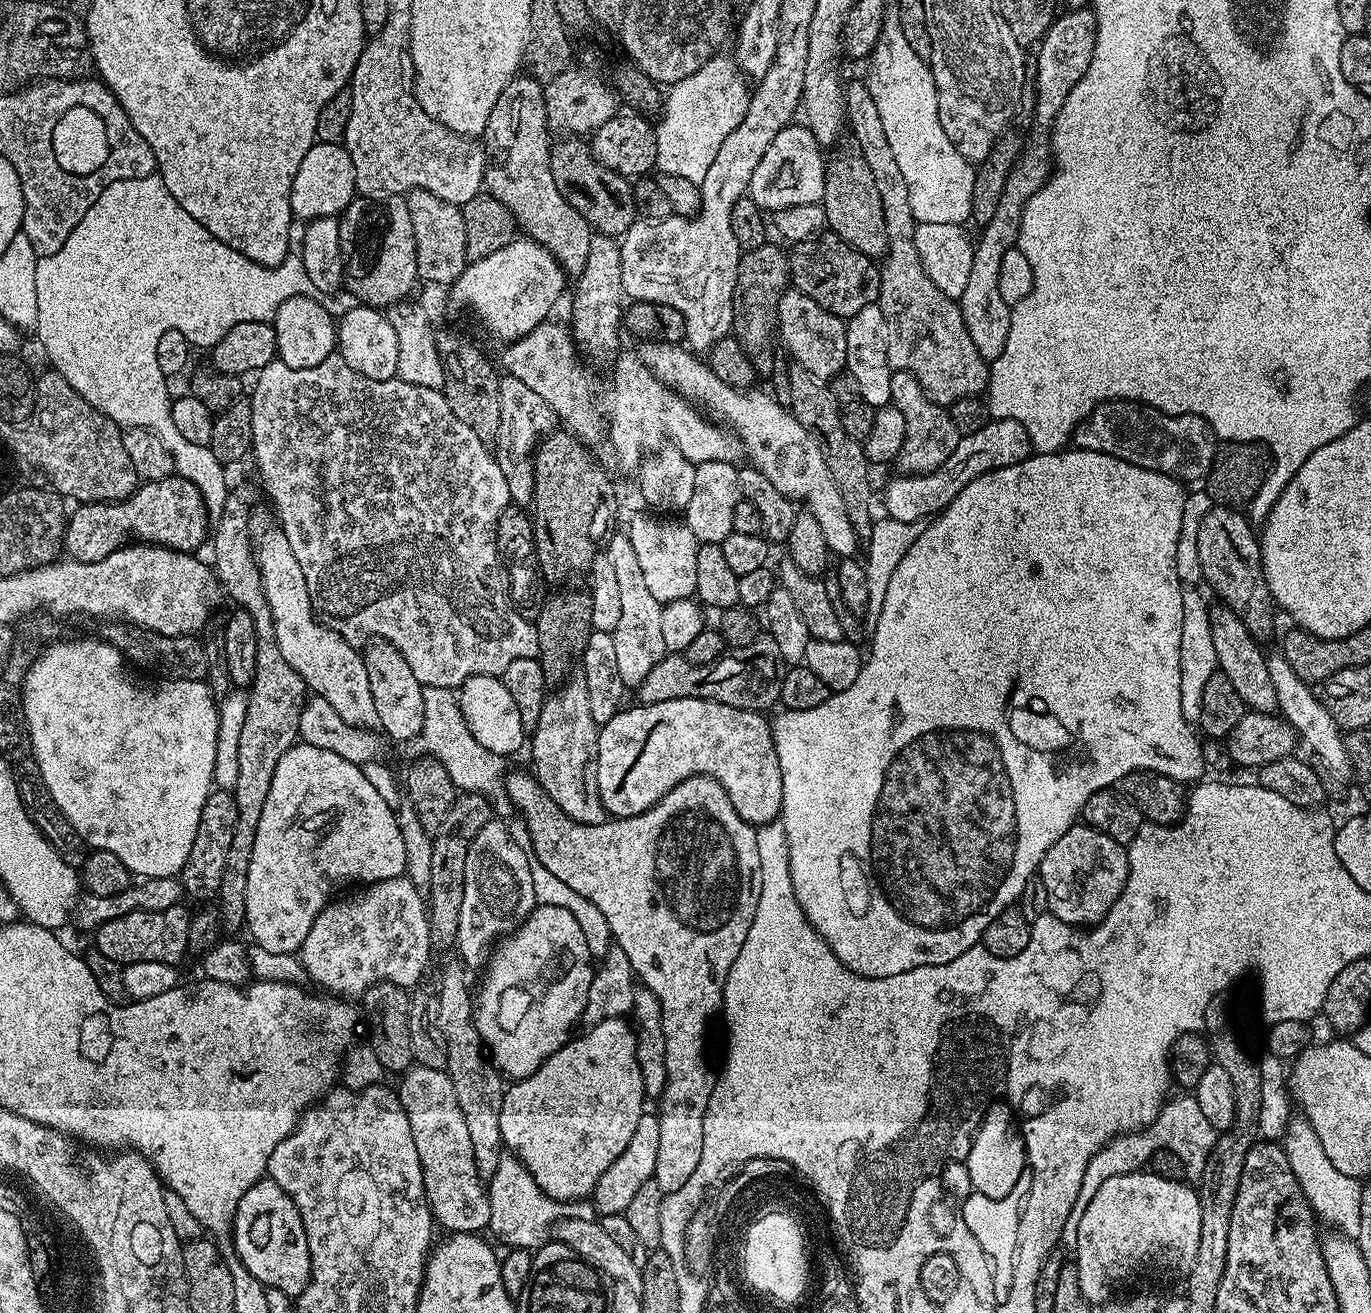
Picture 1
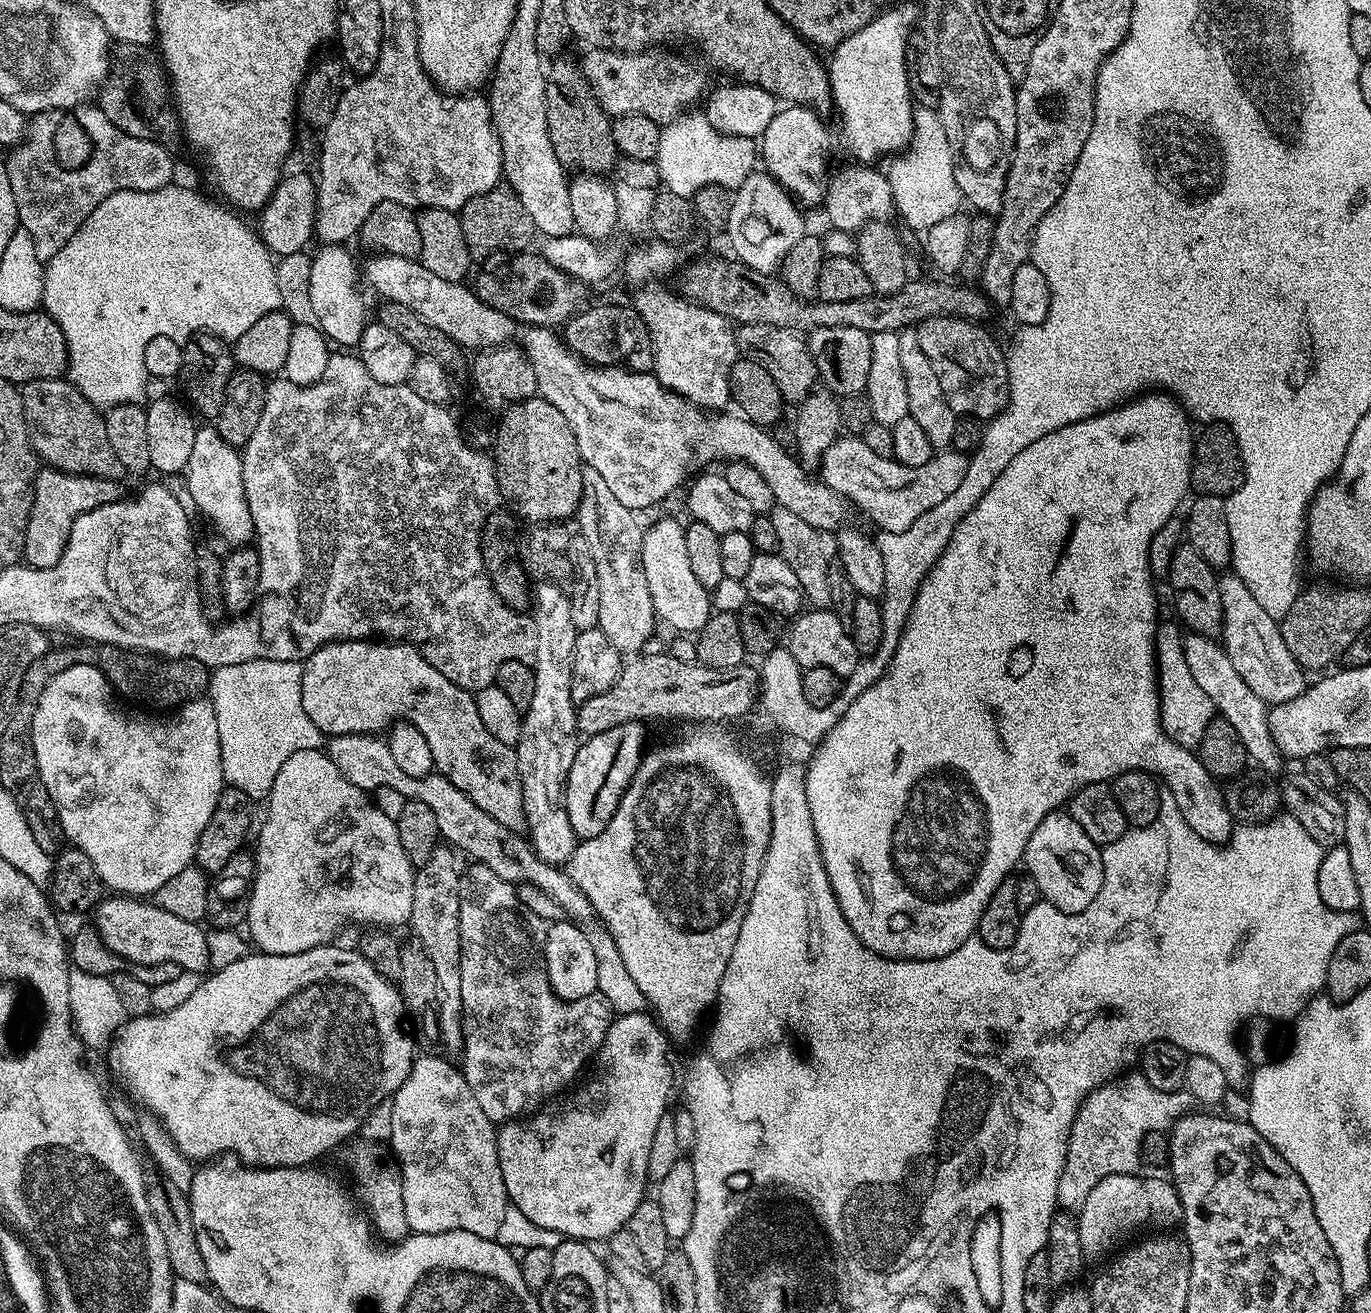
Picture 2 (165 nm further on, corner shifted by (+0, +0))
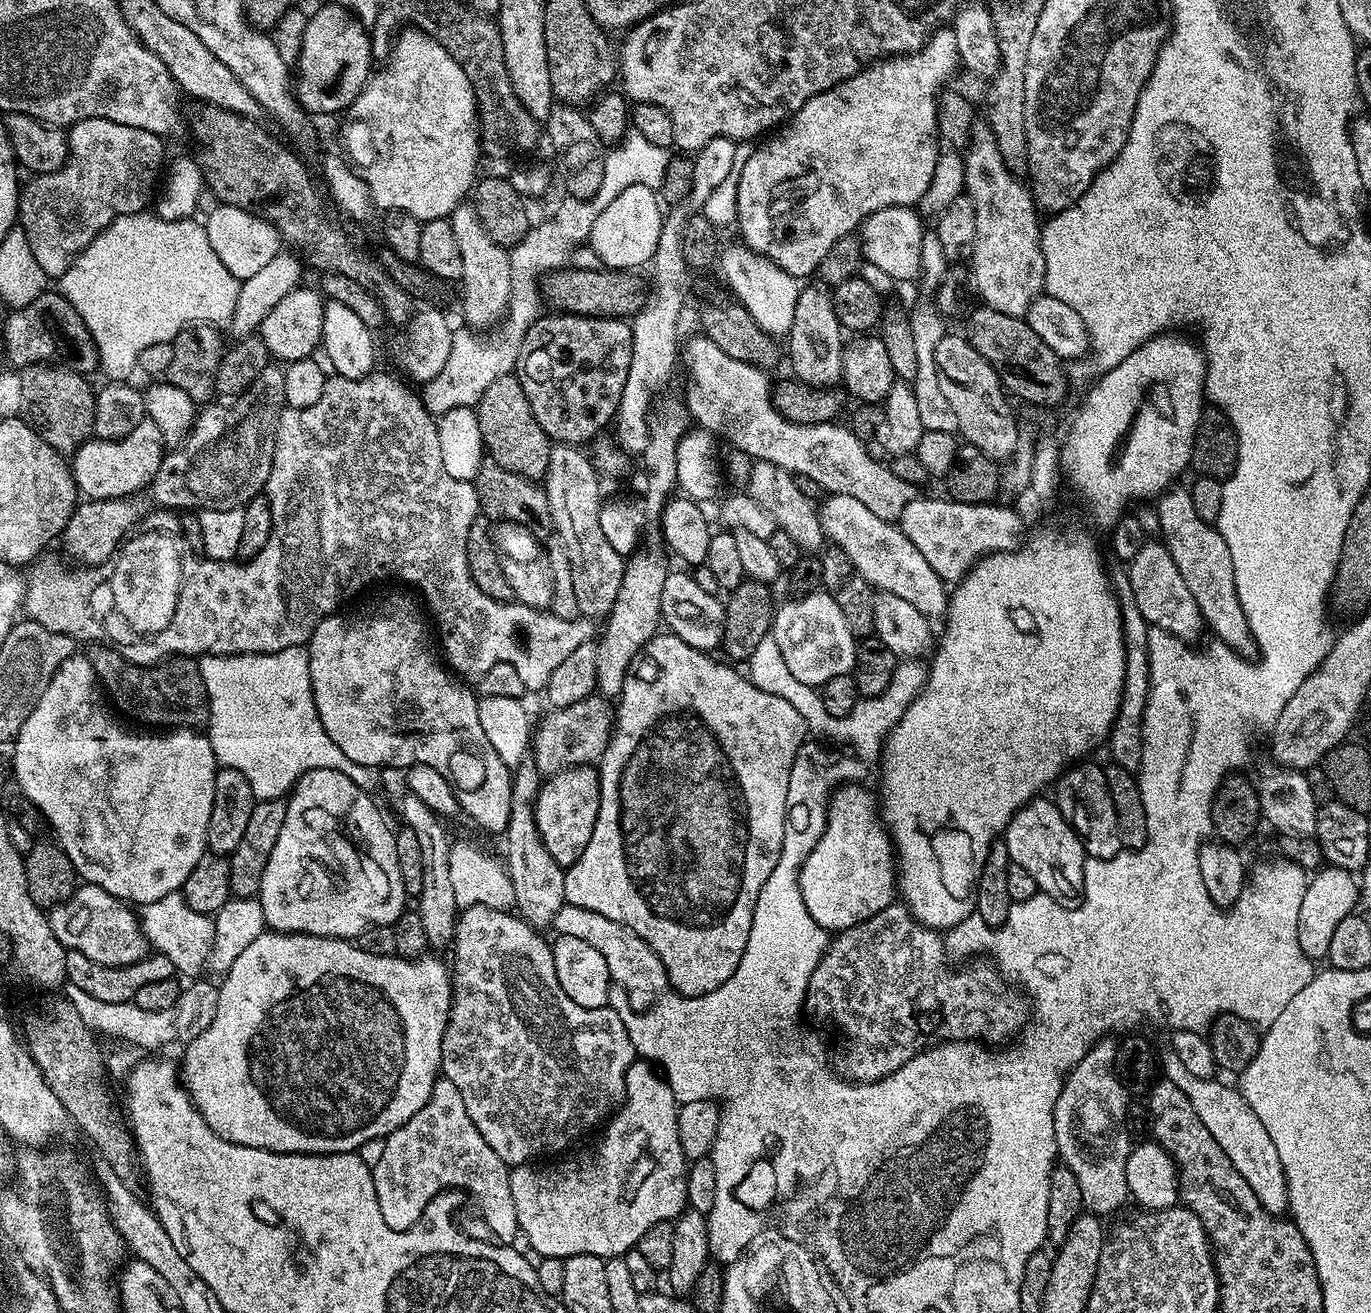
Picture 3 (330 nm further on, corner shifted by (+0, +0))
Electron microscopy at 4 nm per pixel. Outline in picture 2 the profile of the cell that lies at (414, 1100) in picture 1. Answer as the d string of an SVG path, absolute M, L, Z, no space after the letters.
M417 1055L413 1059L412 1069L406 1078L406 1082L390 1098L390 1105L393 1108L391 1133L389 1136L390 1146L392 1146L392 1148L390 1147L390 1152L400 1169L402 1206L404 1207L408 1227L413 1233L469 1232L470 1234L478 1234L478 1238L495 1240L498 1234L498 1226L502 1226L504 1215L510 1206L510 1201L506 1194L506 1182L502 1182L502 1166L498 1166L498 1142L496 1141L498 1128L497 1125L492 1123L490 1118L486 1118L486 1114L482 1114L482 1106L478 1106L478 1098L474 1098L474 1090L470 1090L463 1071L453 1061L452 1064L448 1060L443 1060L440 1056Z

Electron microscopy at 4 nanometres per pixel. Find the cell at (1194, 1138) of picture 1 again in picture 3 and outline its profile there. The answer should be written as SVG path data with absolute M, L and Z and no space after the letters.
M1107 1036L1096 1041L1076 1063L1064 1080L1054 1108L1057 1155L1073 1171L1085 1209L1099 1216L1107 1216L1129 1199L1126 1162L1132 1141L1126 1128L1128 1094L1114 1068L1116 1044L1113 1040Z

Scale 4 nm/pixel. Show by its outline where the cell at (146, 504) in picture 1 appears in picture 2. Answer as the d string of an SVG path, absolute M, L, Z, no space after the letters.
M41 467L34 476L32 513L24 531L23 559L27 567L49 568L62 558L74 522L82 514L103 504L121 499L120 480L107 480L97 476L75 476L56 468Z

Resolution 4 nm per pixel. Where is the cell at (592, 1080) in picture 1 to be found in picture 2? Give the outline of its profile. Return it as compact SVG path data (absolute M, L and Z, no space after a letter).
M647 1011L626 1014L625 1016L617 1015L608 1028L604 1045L594 1057L595 1064L597 1063L596 1073L581 1088L573 1087L571 1089L571 1092L573 1091L572 1097L565 1104L558 1105L553 1112L537 1111L531 1118L510 1120L497 1131L498 1166L502 1166L502 1182L506 1182L506 1194L511 1207L522 1210L522 1214L526 1214L526 1218L530 1218L530 1222L534 1222L534 1226L554 1230L561 1238L570 1240L585 1242L600 1240L600 1242L604 1242L609 1236L613 1236L619 1228L627 1225L634 1210L638 1210L638 1206L646 1198L644 1187L650 1184L648 1163L650 1162L650 1150L654 1142L654 1134L658 1130L658 1122L662 1122L662 1118L669 1111L668 1099L672 1096L672 1064L668 1061L667 1054L664 1053L668 1047L670 1047L670 1041L665 1036L663 1028Z

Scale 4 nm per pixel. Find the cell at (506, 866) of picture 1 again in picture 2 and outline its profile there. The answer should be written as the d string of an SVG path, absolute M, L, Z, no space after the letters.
M475 862L469 863L469 865L469 868L467 865L463 869L460 878L460 893L458 894L458 922L460 923L460 937L462 938L462 958L460 959L462 1010L460 1014L464 1022L464 1047L462 1049L464 1057L458 1060L458 1064L464 1073L470 1090L474 1090L474 1098L478 1098L478 1106L482 1106L482 1114L486 1114L486 1118L490 1118L493 1124L503 1126L510 1120L520 1120L525 1114L531 1113L533 1109L540 1106L535 1106L535 1104L542 1103L547 1096L554 1095L559 1088L566 1087L565 1089L567 1089L573 1083L571 1080L587 1066L588 1060L590 1064L596 1053L600 1051L601 1046L604 1045L604 1039L609 1026L613 1022L614 1013L605 996L593 994L587 996L585 1000L564 1000L554 991L550 986L550 978L544 965L545 920L538 914L534 914L534 910L530 910L520 901L517 885L498 878L498 874L494 874L494 870L490 870L490 866Z

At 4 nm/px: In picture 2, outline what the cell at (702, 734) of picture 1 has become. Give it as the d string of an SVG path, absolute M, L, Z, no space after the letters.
M641 721L626 722L614 726L614 730L602 730L602 734L587 737L579 745L566 778L564 798L570 826L579 841L598 838L610 818L614 818L614 810L618 810L618 802L622 802L622 794L630 786L632 775L644 757L644 728Z

